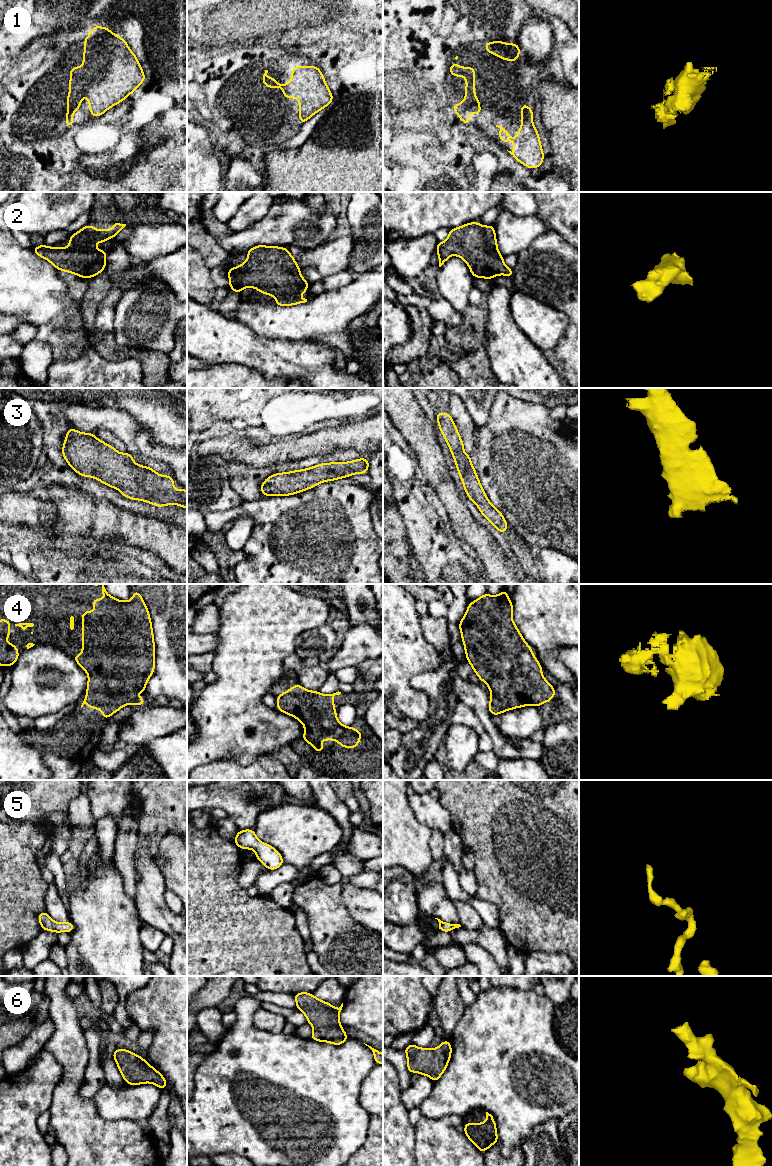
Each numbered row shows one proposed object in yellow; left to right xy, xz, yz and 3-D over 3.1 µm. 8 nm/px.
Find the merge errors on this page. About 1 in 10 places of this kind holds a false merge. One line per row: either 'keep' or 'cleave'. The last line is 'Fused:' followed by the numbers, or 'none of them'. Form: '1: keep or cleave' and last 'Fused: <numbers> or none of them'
1: keep
2: keep
3: keep
4: keep
5: keep
6: keep
Fused: none of them

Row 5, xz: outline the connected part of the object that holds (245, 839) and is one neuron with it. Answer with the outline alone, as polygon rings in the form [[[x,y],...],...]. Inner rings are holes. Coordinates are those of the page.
[[[253,829],[239,830],[233,842],[240,849],[254,850],[256,858],[269,870],[276,870],[284,864],[279,851],[259,841]]]

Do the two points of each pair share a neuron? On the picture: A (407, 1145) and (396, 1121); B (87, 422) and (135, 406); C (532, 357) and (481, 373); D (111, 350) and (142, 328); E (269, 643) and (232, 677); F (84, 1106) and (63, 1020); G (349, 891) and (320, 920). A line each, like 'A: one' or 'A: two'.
A: one
B: two
C: two
D: two
E: one
F: one
G: two

